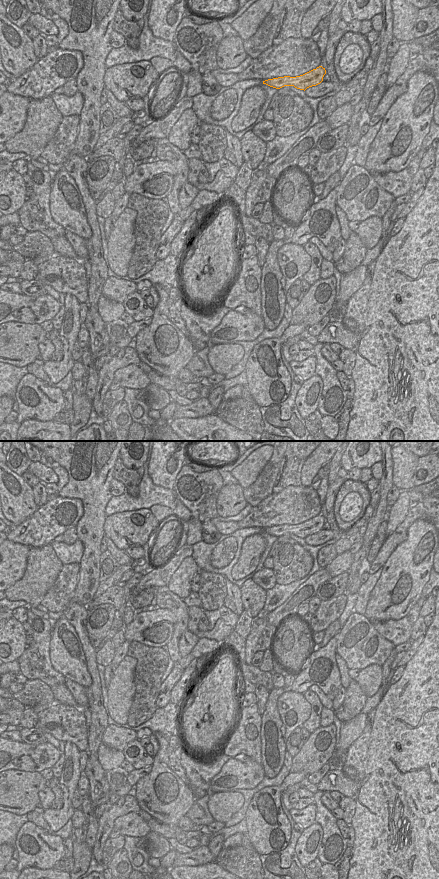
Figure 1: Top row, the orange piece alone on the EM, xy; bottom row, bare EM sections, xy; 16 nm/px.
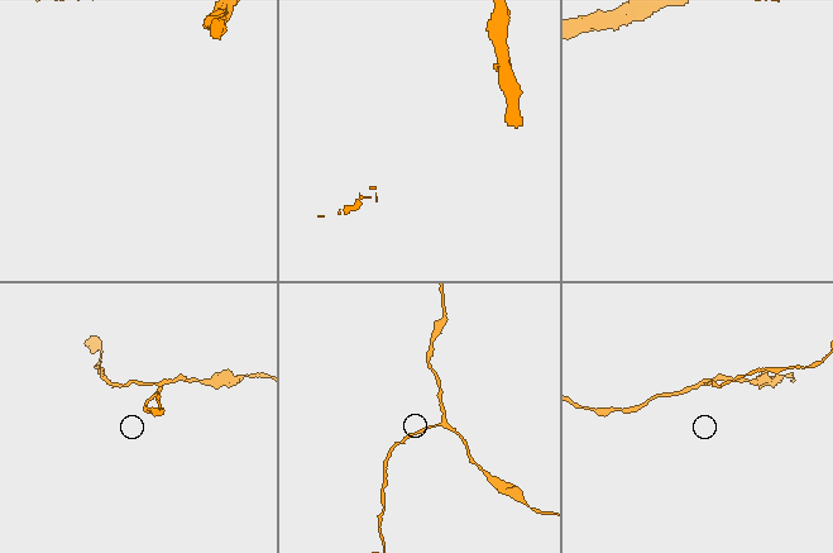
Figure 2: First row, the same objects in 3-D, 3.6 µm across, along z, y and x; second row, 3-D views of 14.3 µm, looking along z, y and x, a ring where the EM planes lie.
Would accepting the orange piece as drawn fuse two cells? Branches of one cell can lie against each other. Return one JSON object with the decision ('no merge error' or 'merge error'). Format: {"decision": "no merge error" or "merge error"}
{"decision": "merge error"}

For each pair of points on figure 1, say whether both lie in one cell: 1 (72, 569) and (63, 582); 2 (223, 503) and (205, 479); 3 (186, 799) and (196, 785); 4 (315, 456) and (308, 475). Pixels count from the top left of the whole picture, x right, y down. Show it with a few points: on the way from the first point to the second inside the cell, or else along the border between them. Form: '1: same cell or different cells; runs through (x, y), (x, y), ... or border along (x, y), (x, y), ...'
1: same cell; runs through (70, 572), (66, 579)
2: different cells; border along (222, 485), (216, 501), (217, 515)
3: different cells; border along (189, 788), (195, 799)
4: same cell; runs through (315, 461), (309, 470)

